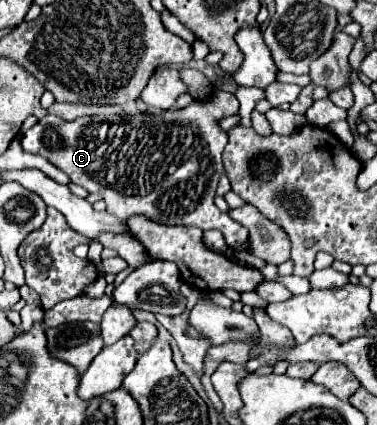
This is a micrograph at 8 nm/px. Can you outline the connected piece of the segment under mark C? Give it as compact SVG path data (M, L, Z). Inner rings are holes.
M215 88L211 94L193 100L185 108L169 108L161 112L143 112L143 114L121 114L117 116L115 122L95 120L89 116L67 122L59 116L47 114L23 134L21 146L29 154L39 154L47 158L51 164L61 168L71 182L83 186L87 192L99 194L107 204L107 212L117 216L121 224L127 224L131 216L141 214L165 226L195 226L201 230L215 228L223 232L231 248L245 250L247 230L239 222L235 222L229 214L223 214L213 202L217 182L223 174L221 154L227 144L227 134L219 126L219 120L237 114L237 110L239 110L237 98L231 92Z

